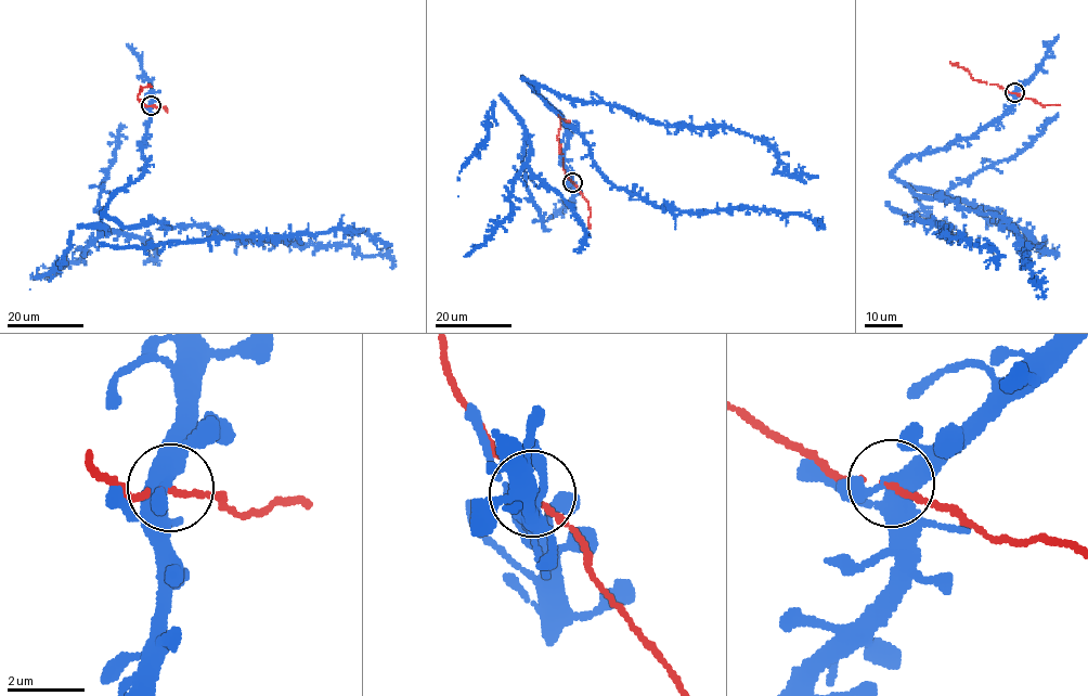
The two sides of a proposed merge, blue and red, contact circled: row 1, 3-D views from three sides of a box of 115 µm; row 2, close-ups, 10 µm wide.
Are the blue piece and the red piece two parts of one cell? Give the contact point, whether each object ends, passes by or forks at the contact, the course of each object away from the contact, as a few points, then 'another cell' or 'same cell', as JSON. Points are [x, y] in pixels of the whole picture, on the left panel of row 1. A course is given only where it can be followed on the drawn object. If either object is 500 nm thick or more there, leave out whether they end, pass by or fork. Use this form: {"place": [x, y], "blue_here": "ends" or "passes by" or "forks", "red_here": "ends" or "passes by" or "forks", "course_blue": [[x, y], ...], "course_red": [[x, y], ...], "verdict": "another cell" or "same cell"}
{"place": [151, 105], "blue_here": "forks", "red_here": "passes by", "course_blue": [[151, 105], [142, 175], [105, 214], [129, 228], [199, 224], [258, 241], [350, 245], [390, 267]], "course_red": [[151, 105], [138, 98], [141, 89], [151, 86]], "verdict": "another cell"}

